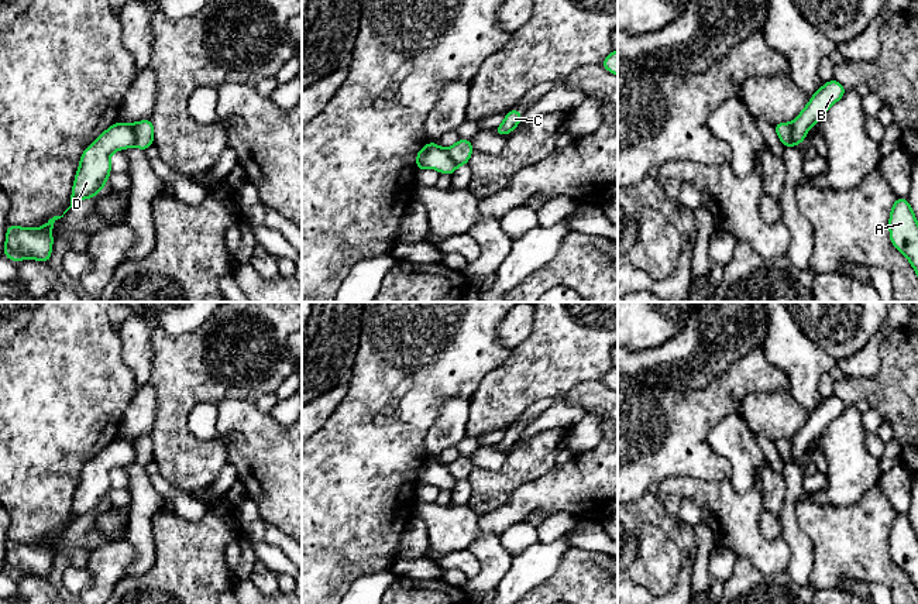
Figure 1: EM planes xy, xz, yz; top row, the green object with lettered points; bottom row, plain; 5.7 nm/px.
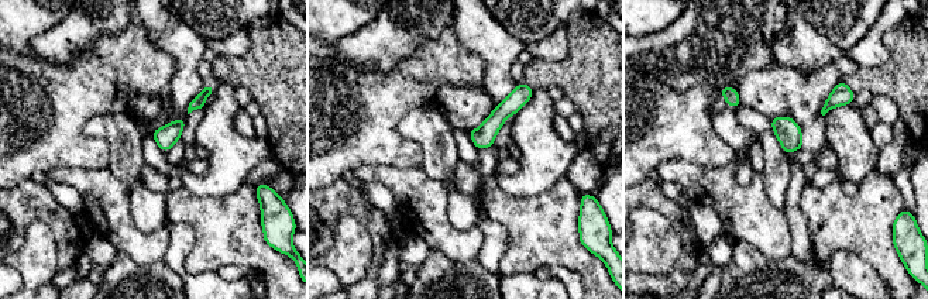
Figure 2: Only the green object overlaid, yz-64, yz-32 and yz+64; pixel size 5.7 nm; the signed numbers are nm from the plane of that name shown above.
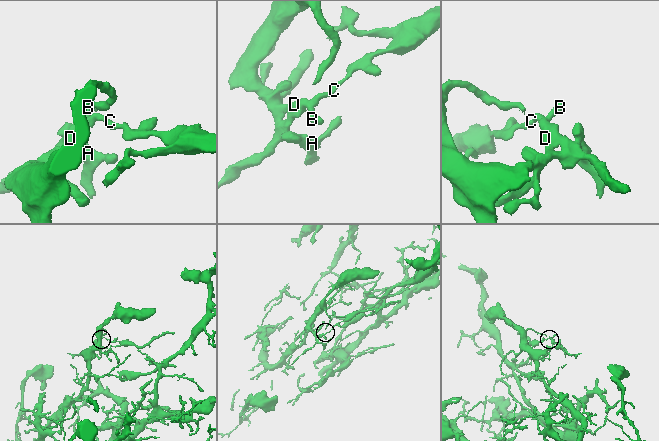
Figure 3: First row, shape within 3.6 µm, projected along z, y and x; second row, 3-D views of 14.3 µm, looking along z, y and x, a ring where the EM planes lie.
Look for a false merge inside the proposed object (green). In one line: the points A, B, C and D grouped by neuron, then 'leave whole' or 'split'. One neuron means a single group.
A B D / C | split

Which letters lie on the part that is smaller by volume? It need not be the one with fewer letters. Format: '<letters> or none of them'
C

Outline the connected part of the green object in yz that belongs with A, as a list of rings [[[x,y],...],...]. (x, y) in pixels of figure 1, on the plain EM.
[[[895,514],[888,543],[890,557],[908,574],[918,591],[918,536],[915,535],[908,515]]]

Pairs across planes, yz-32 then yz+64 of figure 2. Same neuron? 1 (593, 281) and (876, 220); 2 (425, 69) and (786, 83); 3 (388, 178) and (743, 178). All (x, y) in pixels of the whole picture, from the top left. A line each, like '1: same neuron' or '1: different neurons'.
1: same neuron
2: different neurons
3: different neurons

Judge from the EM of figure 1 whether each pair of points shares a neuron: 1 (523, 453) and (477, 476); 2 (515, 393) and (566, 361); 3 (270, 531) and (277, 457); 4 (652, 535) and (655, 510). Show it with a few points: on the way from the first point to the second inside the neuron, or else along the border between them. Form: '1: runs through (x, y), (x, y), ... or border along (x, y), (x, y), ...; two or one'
1: runs through (513, 464), (501, 477), (488, 477); one
2: runs through (528, 380), (540, 367), (553, 361); one
3: border along (261, 517), (286, 535); two
4: border along (636, 529), (645, 524), (653, 524), (678, 546); two

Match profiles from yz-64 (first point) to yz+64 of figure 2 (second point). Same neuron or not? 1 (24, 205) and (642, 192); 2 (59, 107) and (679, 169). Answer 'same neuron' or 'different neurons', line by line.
1: same neuron
2: different neurons

